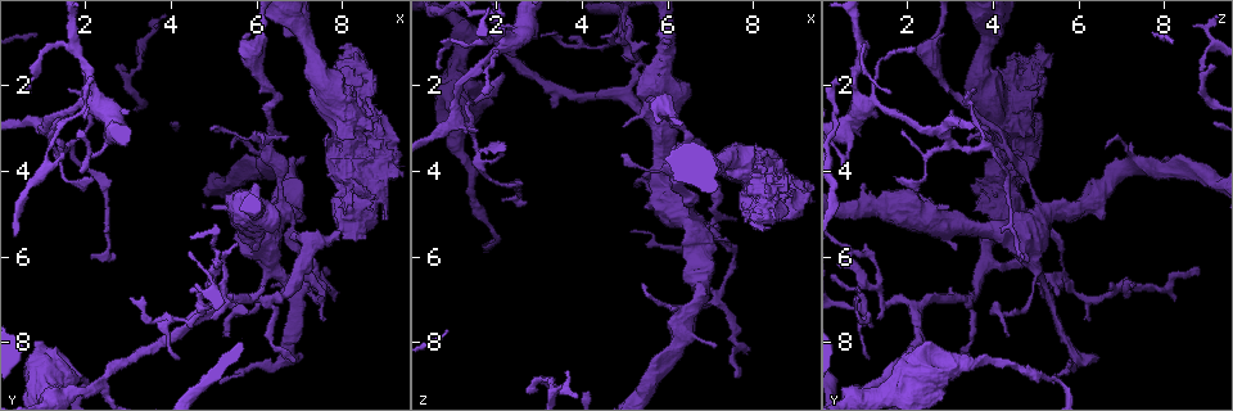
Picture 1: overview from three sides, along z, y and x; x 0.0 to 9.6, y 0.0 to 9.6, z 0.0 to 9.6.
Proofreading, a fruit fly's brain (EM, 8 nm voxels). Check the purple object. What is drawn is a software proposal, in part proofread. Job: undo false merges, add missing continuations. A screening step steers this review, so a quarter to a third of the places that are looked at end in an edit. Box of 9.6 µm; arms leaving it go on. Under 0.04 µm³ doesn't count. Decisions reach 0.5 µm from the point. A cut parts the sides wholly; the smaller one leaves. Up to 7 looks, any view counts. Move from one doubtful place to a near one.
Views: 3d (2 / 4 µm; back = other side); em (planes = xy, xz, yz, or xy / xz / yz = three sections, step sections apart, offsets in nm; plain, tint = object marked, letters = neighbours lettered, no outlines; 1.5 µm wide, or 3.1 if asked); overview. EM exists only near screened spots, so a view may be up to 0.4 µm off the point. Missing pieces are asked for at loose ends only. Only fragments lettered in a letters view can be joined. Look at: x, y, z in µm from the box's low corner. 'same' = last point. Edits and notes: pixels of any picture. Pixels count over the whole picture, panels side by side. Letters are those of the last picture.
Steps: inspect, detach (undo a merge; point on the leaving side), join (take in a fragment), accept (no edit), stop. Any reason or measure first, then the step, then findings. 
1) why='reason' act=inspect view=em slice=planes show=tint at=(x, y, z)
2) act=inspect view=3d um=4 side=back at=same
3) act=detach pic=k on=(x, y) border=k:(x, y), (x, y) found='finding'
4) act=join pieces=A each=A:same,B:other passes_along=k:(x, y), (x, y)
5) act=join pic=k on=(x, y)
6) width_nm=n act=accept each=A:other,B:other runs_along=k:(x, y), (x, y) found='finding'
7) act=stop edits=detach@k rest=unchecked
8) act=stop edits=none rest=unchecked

why='free end' act=inspect view=3d um=2 at=(6.85, 8.50, 3.40)

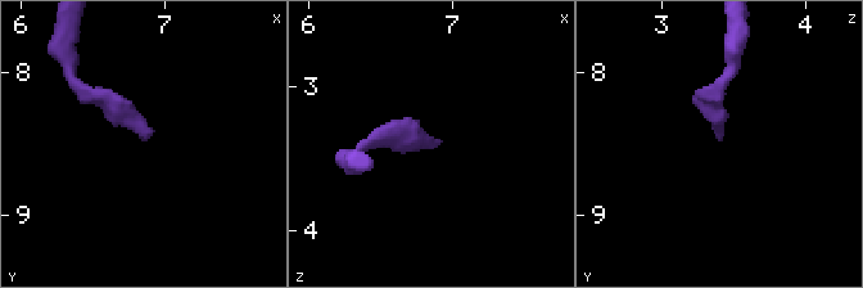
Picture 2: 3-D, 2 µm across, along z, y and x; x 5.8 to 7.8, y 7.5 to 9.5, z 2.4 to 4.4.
why='shape alone is not enough' act=inspect view=em slice=yz step=4 show=letters at=(6.88, 8.48, 3.38)

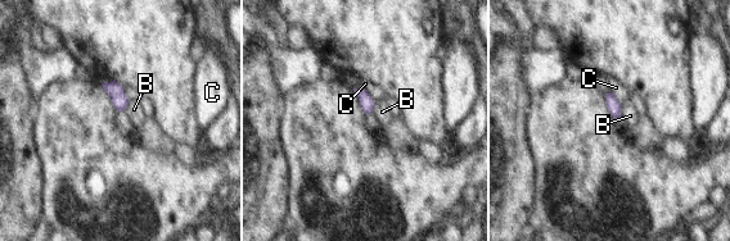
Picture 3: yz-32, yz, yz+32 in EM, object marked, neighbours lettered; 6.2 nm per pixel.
act=accept each=B:other,C:other border=3:(621, 104), (622, 116) found='none of them fits'

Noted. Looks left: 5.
why='free end' act=inspect view=em slice=planes show=tint at=(5.40, 3.50, 6.65)

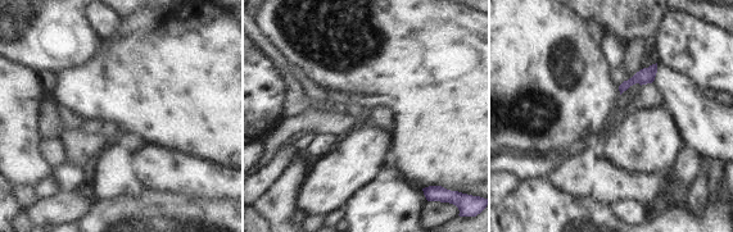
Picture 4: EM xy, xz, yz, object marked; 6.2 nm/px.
why='see the neighbours' act=inspect view=em slice=planes show=letters at=same

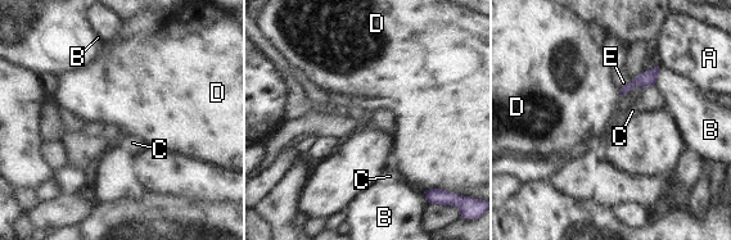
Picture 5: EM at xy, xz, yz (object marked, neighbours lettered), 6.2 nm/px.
act=accept each=A:other,B:other,C:other,D:other,E:other border=5:(619, 89), (622, 96) found='none of them fits'

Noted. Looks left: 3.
why='branch stops here' act=inspect view=em slice=xy step=8 show=letters at=(7.15, 8.40, 6.30)

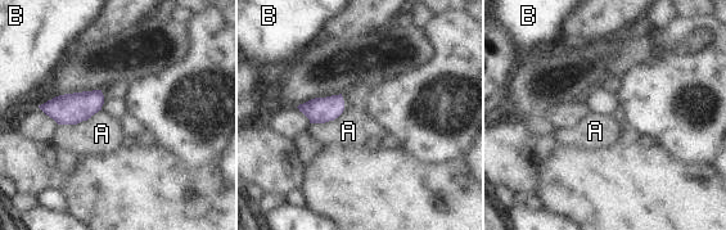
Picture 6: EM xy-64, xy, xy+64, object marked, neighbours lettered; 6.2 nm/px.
why='another direction' act=inspect view=em slice=planes show=letters at=same

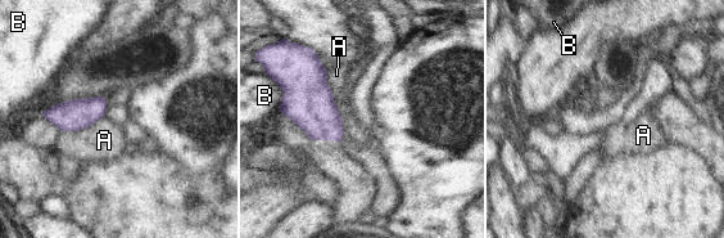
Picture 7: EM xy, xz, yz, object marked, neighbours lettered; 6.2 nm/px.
longest_contact=A:550nm act=accept each=A:other,B:other border=7:(316, 55), (342, 120), (342, 139) found='no lettered fragment goes on from it'

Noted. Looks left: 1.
act=stop edits=none rest=unchecked

